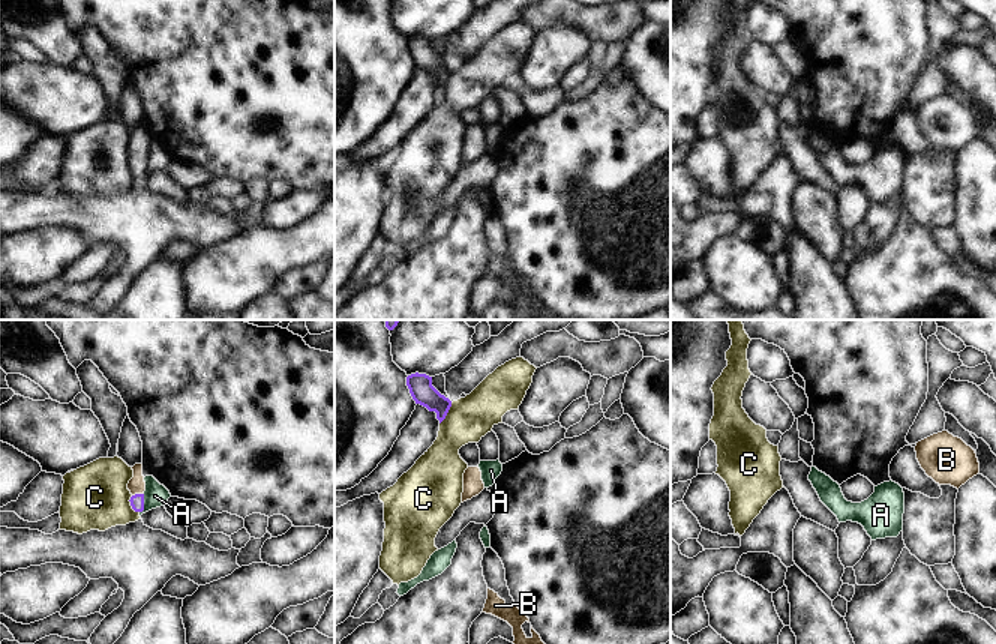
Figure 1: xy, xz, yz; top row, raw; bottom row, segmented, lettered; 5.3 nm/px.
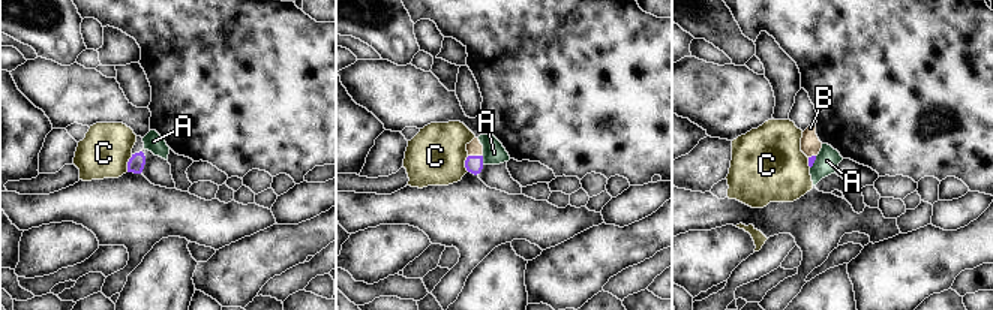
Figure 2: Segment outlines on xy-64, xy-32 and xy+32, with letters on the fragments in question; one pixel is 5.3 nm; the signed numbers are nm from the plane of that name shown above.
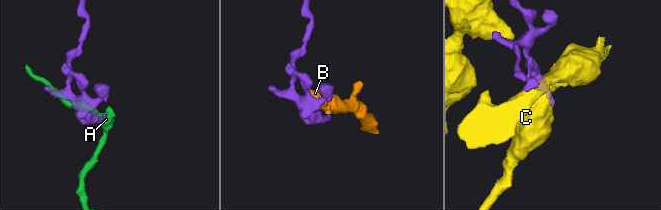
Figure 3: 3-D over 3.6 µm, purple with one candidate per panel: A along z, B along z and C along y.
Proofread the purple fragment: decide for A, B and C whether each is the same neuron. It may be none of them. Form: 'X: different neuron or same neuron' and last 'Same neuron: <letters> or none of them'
A: different neuron
B: same neuron
C: different neuron
Same neuron: B

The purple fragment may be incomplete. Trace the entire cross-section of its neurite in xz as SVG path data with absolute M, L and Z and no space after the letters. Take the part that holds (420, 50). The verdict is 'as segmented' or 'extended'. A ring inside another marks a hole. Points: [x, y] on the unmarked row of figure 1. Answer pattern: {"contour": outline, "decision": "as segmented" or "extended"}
{"contour": "M418 36L411 38L406 41L406 50L416 68L426 71L429 75L435 75L440 87L446 83L452 65L432 50L432 41Z", "decision": "as segmented"}

